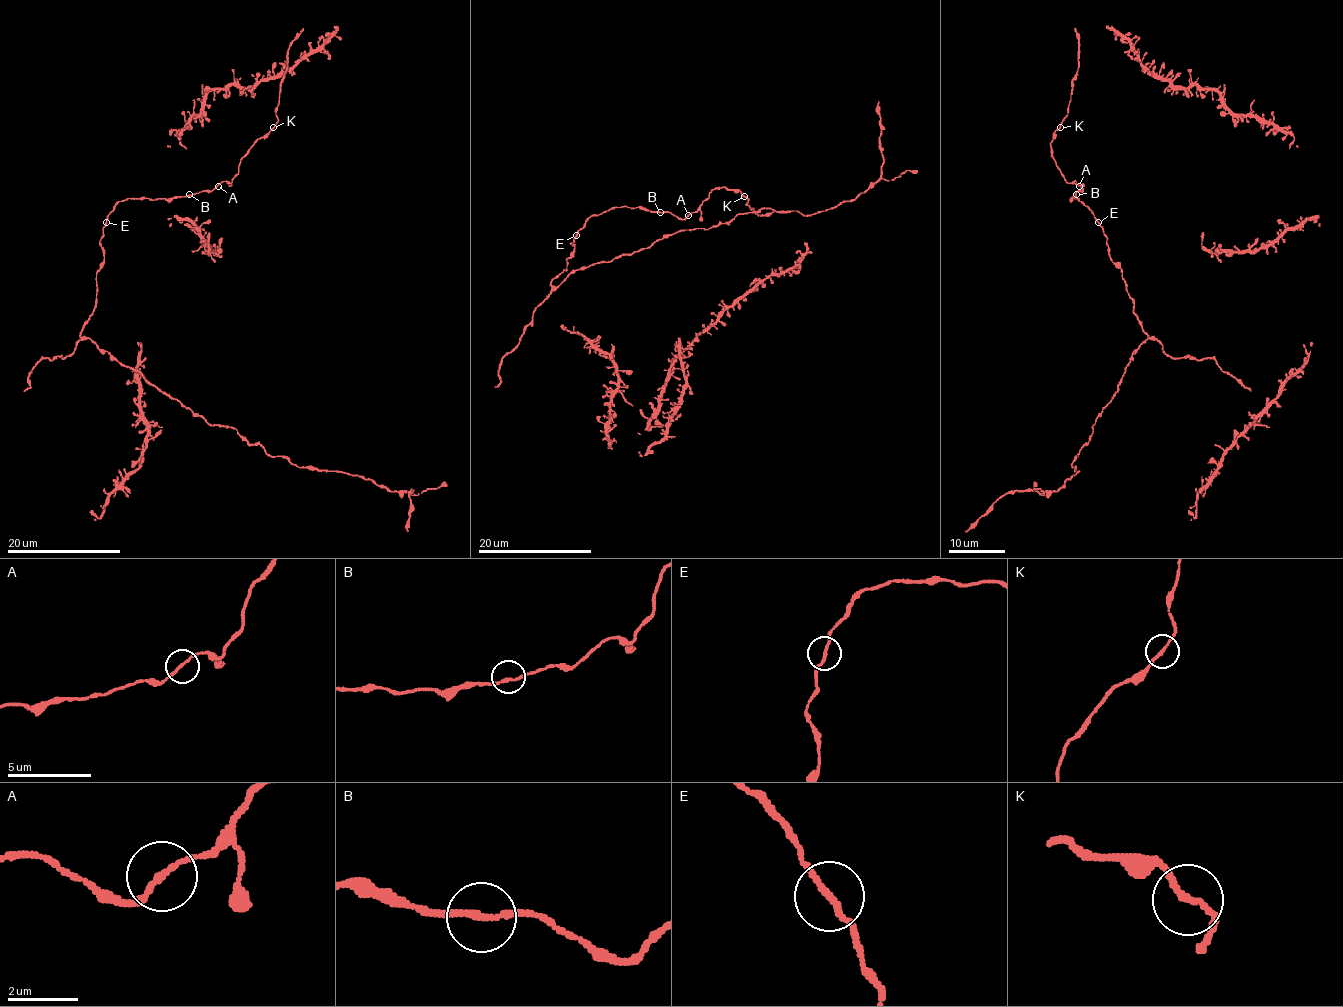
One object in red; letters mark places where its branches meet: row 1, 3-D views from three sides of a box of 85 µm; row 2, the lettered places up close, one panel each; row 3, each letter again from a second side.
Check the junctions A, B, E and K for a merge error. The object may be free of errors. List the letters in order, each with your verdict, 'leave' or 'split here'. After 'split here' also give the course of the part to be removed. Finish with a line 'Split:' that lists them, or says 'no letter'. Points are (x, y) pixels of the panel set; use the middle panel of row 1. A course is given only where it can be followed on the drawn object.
A: leave
B: leave
E: leave
K: leave
Split: no letter

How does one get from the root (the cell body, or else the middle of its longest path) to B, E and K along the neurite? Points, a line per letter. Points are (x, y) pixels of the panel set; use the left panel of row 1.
B: (209, 190), (189, 194)
E: (209, 190), (171, 198), (121, 200), (106, 222)
K: (209, 190), (223, 181), (230, 183), (237, 173), (240, 159), (273, 127)

